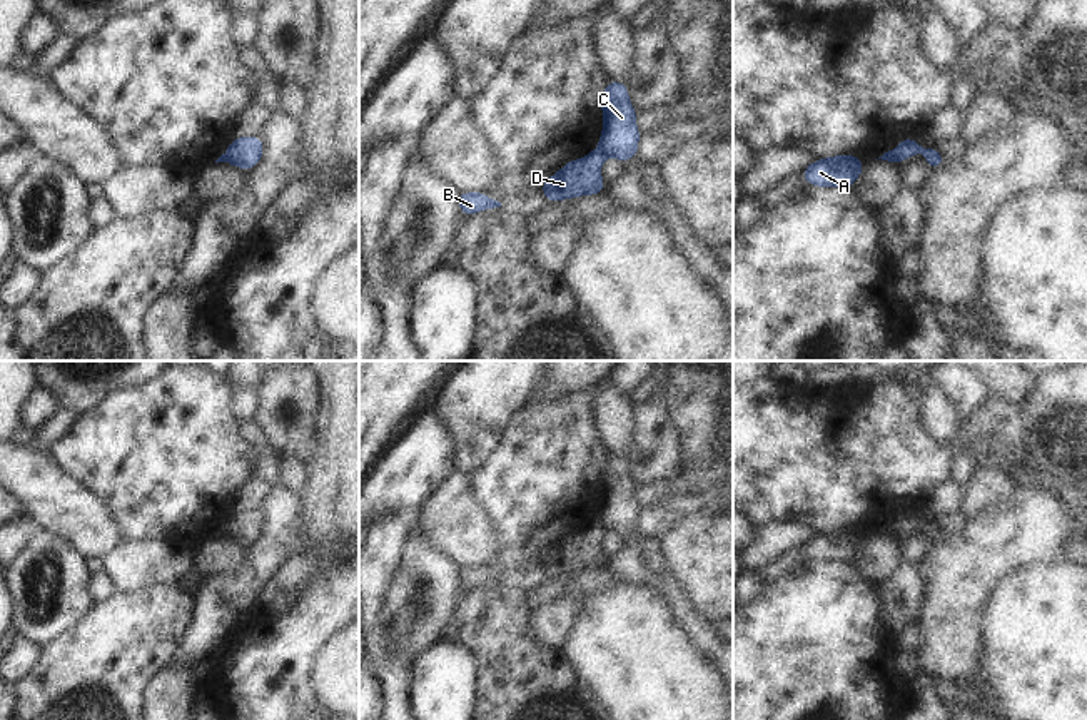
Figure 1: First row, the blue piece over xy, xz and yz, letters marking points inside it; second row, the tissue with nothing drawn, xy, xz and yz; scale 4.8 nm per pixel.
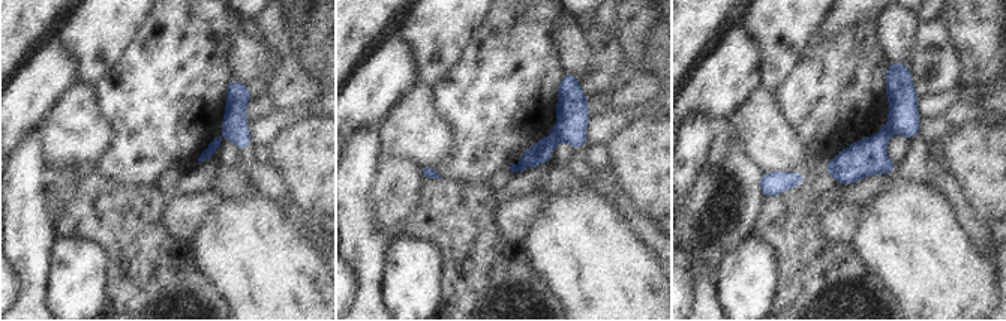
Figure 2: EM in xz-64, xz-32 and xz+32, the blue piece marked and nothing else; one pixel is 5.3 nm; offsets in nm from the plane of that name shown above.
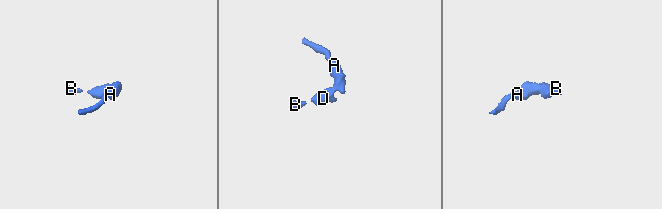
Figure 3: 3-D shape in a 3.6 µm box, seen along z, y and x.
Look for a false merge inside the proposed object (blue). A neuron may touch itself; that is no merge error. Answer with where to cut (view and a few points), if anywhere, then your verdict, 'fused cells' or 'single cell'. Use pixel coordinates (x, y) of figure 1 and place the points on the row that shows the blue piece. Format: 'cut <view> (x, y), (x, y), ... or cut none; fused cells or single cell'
cut xz (598, 147), (606, 154); fused cells

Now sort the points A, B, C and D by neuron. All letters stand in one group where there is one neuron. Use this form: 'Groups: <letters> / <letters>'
Groups: A C / B D.

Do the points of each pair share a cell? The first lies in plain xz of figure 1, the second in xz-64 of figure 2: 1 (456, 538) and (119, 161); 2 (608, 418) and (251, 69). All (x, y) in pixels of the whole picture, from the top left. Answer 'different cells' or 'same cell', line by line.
1: different cells
2: same cell

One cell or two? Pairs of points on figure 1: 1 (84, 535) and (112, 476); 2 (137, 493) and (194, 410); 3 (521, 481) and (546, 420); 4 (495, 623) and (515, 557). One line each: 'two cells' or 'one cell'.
1: two cells
2: one cell
3: one cell
4: two cells

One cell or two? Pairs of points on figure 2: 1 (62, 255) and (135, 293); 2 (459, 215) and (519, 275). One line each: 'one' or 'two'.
1: two
2: one

